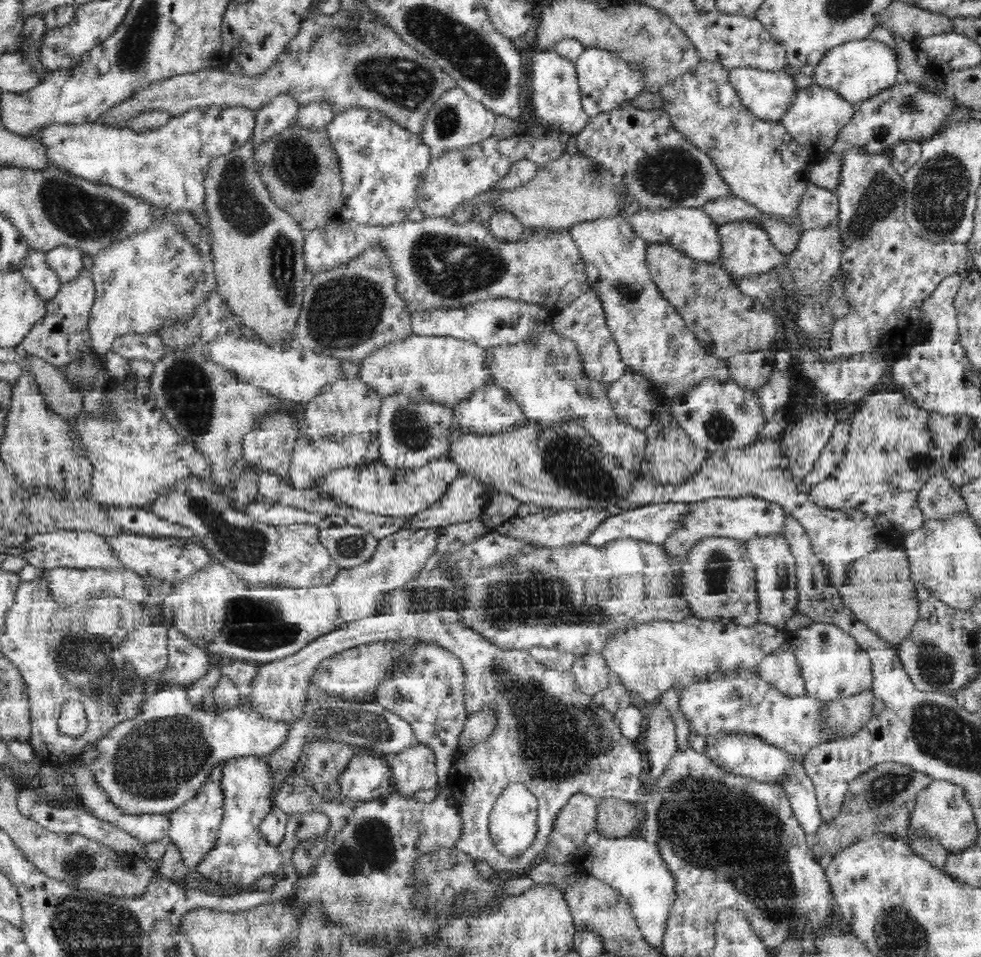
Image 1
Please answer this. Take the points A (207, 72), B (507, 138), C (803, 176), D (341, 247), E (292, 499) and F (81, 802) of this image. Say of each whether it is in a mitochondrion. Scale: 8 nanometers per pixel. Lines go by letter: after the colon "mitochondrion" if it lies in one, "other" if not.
A: other
B: other
C: other
D: other
E: other
F: other

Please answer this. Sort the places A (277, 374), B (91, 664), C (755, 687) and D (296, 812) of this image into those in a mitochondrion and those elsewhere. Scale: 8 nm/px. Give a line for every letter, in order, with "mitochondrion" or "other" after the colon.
A: other
B: mitochondrion
C: other
D: other

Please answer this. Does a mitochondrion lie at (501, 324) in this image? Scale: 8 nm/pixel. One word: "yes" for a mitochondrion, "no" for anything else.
no

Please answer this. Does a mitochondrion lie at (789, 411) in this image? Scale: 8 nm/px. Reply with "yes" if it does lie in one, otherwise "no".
no

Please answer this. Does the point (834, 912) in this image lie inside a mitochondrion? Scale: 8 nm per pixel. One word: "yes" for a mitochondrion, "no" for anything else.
no

